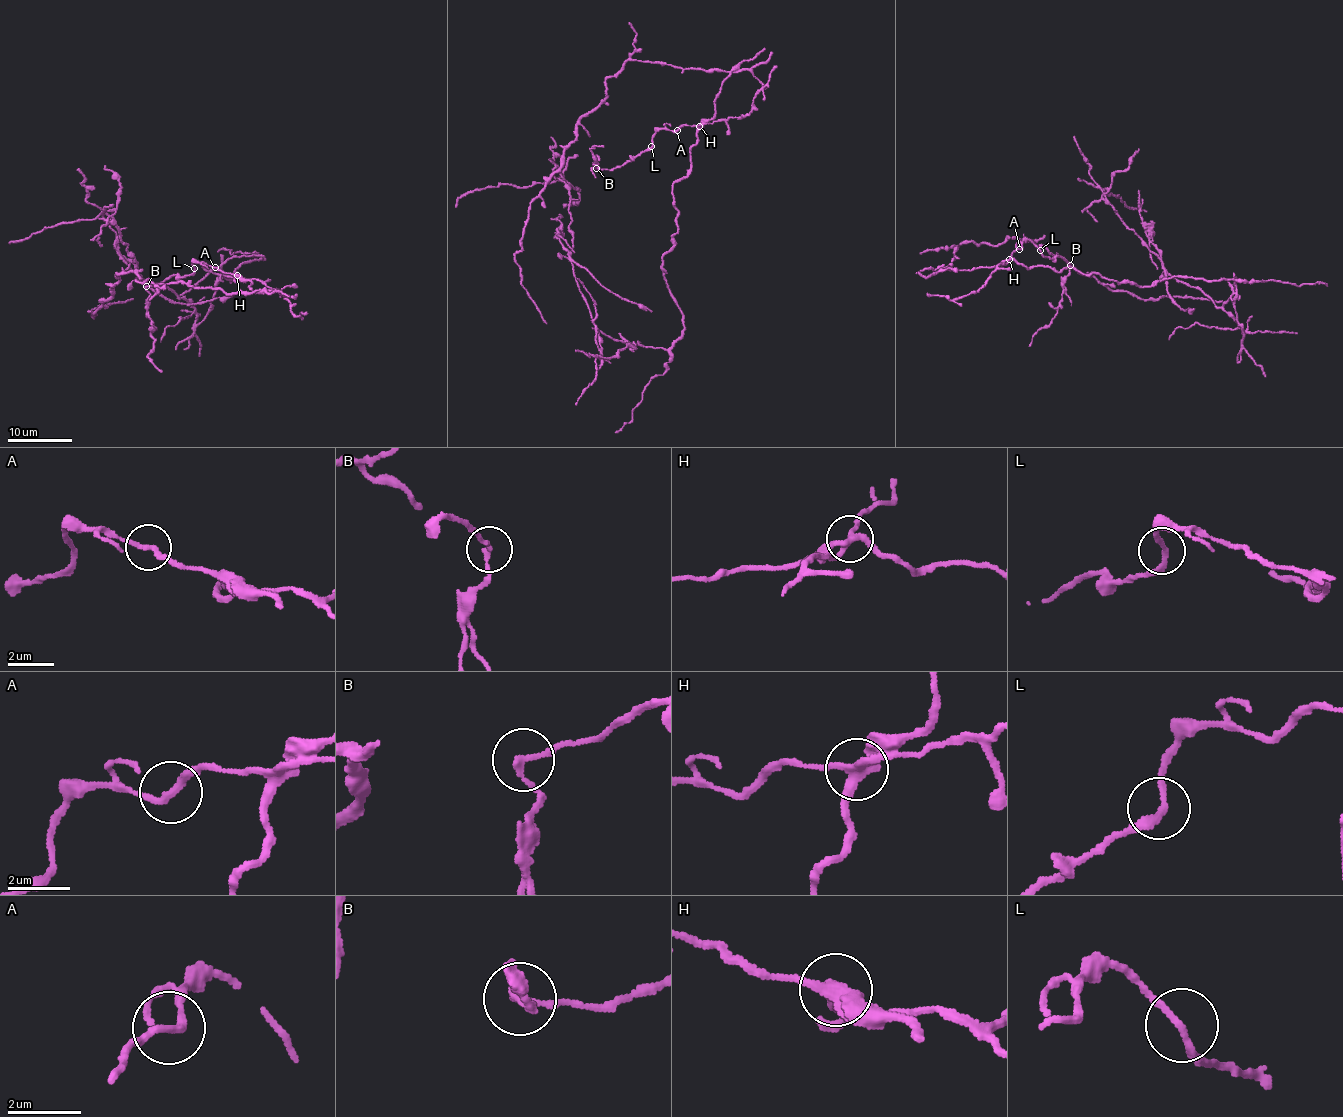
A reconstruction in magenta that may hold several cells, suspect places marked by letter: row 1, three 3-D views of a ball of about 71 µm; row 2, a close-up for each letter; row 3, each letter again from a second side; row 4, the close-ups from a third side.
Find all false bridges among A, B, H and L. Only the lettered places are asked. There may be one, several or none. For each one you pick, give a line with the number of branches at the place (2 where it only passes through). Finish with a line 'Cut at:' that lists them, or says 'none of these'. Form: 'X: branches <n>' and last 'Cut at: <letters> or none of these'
B: branches 2
H: branches 3
Cut at: B, H

